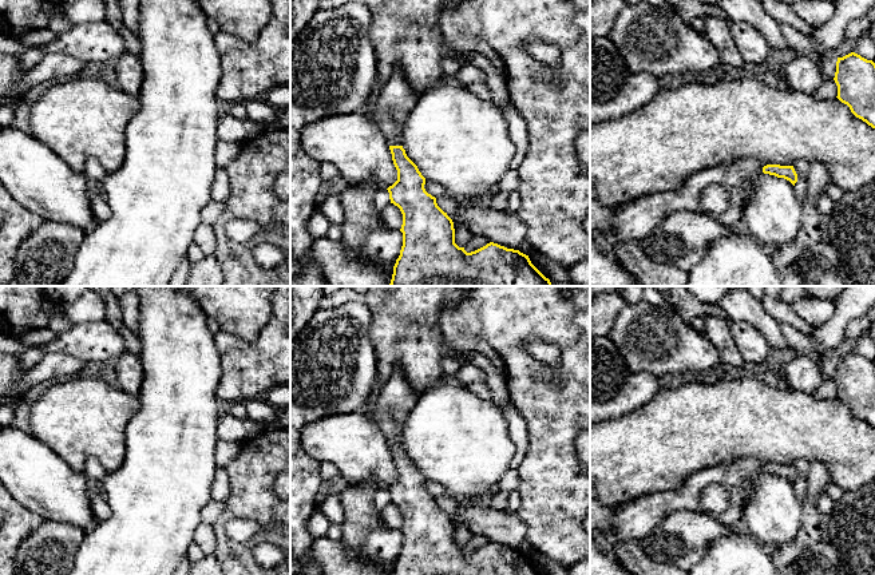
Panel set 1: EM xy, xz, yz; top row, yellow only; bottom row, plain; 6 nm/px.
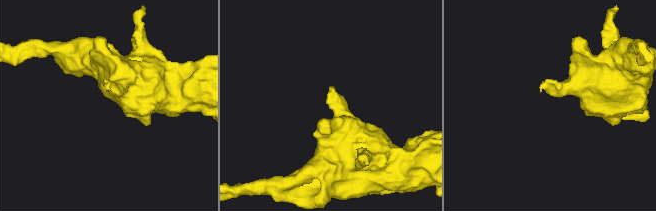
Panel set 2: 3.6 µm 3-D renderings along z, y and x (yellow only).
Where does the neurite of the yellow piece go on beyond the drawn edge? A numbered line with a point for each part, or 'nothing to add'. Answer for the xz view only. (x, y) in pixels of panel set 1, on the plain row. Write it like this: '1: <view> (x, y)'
1: xz (396, 399)

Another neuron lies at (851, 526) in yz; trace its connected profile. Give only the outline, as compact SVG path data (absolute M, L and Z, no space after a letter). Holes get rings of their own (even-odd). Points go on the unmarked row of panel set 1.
M875 481L834 503L825 535L838 550L842 575L875 575Z

